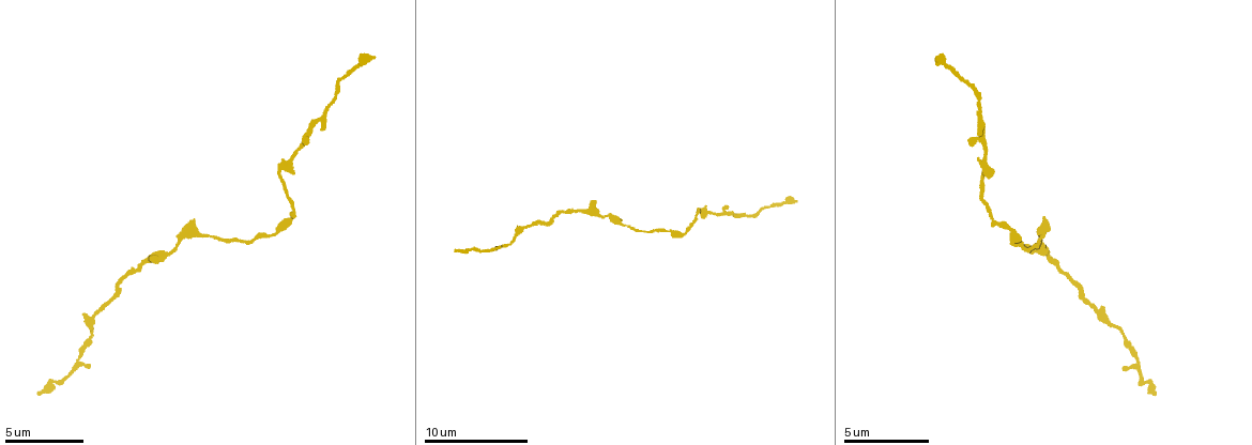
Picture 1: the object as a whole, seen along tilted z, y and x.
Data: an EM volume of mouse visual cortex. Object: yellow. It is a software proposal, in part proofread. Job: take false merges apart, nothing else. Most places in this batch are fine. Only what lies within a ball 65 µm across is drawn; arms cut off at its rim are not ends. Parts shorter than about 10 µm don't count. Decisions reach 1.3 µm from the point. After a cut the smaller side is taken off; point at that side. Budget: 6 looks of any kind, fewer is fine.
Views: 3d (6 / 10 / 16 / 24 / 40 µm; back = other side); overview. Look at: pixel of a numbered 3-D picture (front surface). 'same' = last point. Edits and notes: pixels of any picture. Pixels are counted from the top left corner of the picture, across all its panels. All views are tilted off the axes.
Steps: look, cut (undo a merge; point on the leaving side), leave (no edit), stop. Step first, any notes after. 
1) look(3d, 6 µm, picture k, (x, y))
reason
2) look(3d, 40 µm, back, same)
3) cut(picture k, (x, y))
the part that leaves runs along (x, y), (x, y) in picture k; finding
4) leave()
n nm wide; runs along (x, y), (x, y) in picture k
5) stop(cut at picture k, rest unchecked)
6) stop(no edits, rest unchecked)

look(3d, 10 µm, picture 1, (1089, 304))
a narrow waist

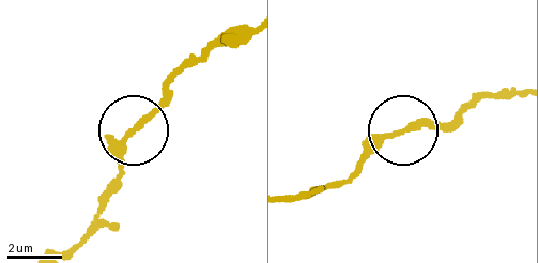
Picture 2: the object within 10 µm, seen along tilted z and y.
leave()
continuous, no second cell

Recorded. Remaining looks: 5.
look(3d, 16 µm, picture 1, (604, 215))
narrows sharply

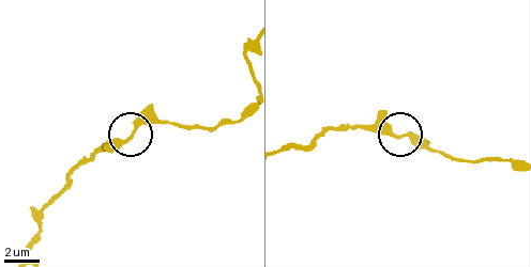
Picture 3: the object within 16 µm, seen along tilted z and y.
leave()
all the same cell

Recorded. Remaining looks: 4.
look(3d, 6 µm, picture 1, (295, 154))
thin neck

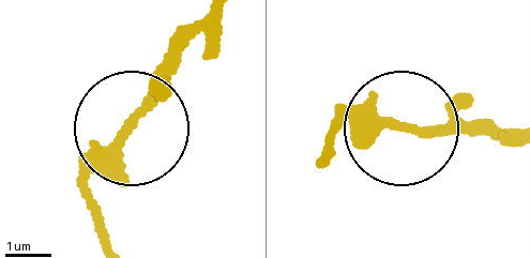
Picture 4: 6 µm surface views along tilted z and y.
look(3d, 6 µm, back, picture 4, (129, 124))

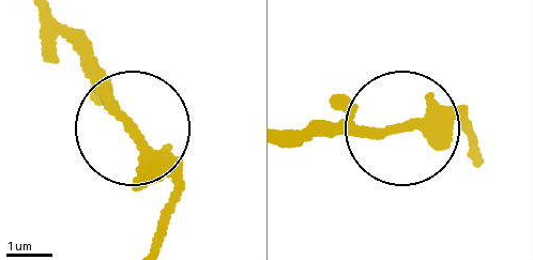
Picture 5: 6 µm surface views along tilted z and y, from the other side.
leave()
runs along (156, 236), (164, 168), (77, 50) in picture 5; all the same cell

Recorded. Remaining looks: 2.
stop(no edits, rest unchecked)

